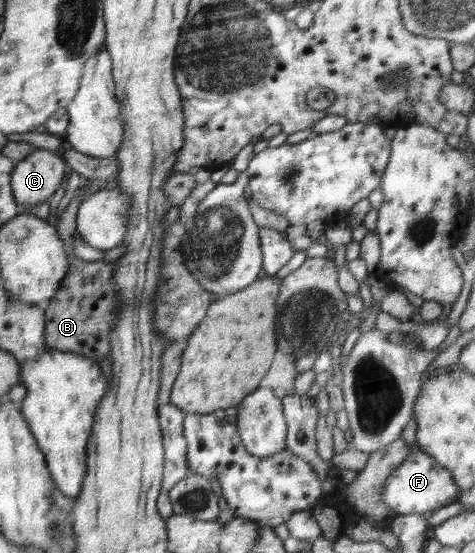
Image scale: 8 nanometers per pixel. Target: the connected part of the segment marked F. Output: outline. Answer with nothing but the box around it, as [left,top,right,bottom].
[381,448,459,516]

